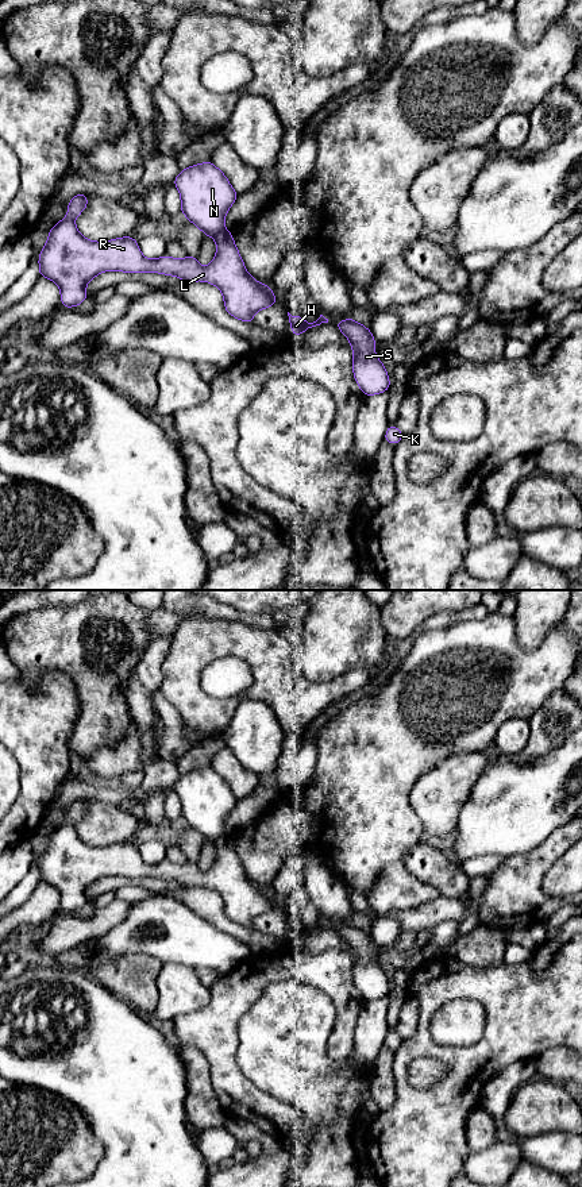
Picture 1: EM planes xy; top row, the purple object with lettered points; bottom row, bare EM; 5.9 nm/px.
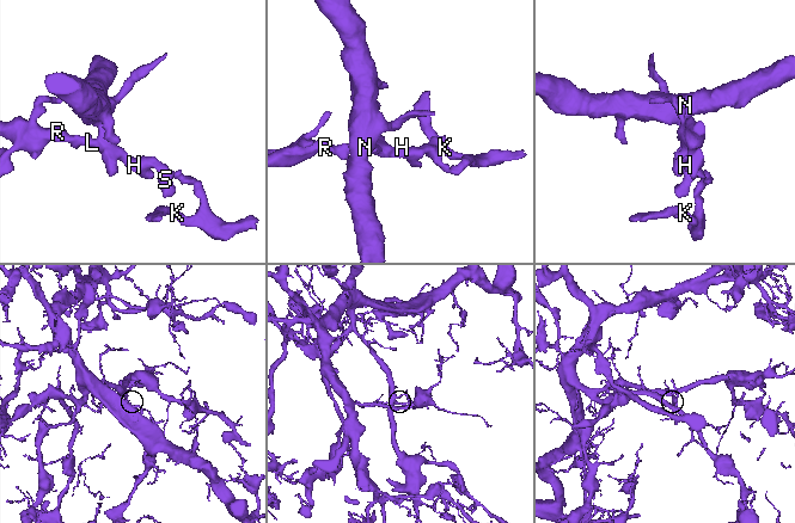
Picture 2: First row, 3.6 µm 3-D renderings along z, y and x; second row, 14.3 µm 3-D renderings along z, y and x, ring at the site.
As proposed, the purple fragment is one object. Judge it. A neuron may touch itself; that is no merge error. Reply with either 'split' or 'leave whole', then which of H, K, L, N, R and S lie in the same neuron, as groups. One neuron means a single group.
split; H K L R S / N

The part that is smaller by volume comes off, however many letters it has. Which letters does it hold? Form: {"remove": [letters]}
{"remove": ["H", "K", "L", "R", "S"]}

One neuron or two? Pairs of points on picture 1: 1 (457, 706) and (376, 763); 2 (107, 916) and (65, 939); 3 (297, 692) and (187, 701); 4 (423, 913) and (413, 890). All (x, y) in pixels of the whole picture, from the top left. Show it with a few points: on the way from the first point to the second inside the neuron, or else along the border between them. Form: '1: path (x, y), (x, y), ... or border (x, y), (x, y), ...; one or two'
1: path (436, 706), (432, 706), (396, 743); one
2: path (96, 927), (76, 932); one
3: path (263, 659), (251, 647), (214, 647), (193, 667); one
4: border (440, 894), (428, 902), (396, 910), (392, 914); two

